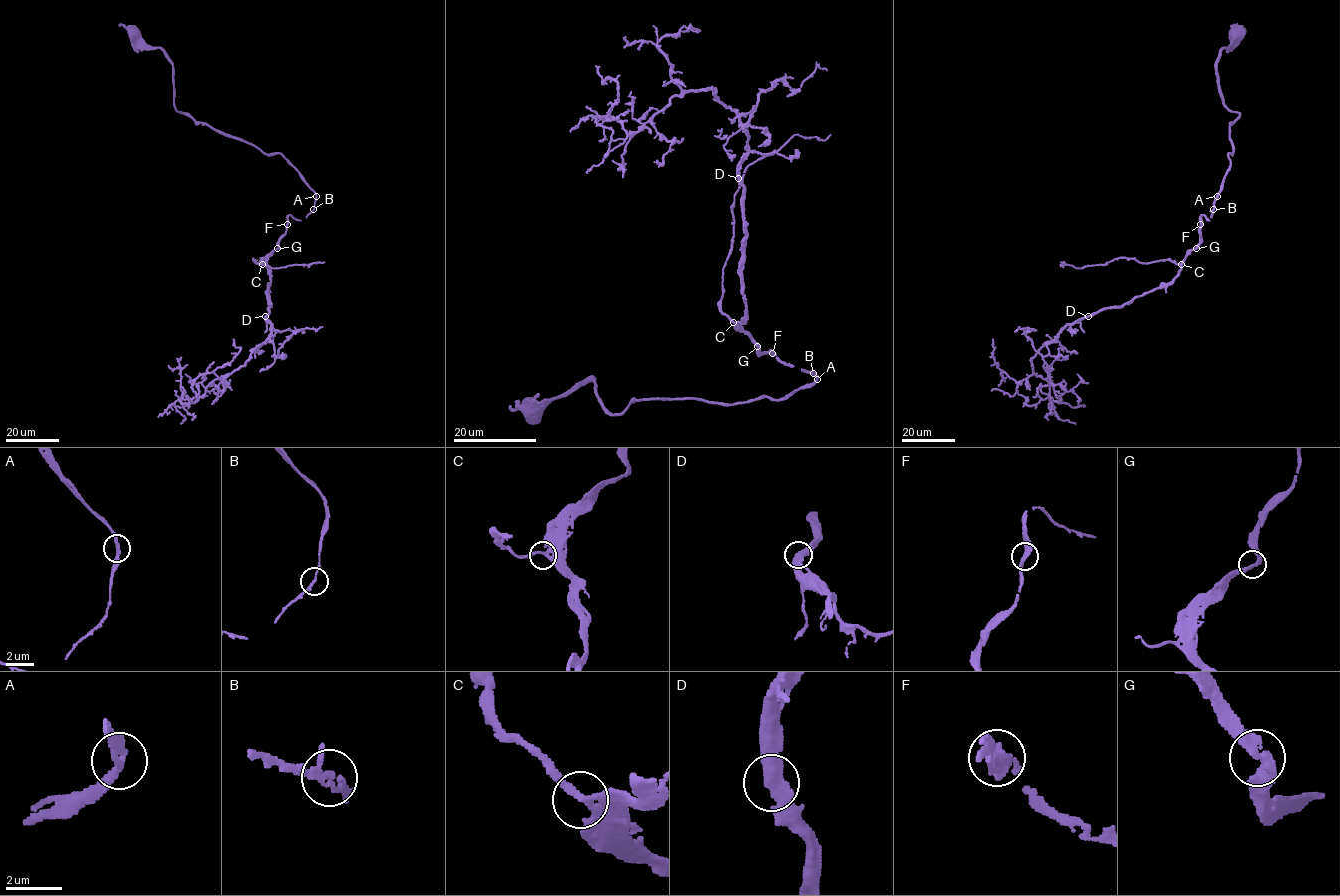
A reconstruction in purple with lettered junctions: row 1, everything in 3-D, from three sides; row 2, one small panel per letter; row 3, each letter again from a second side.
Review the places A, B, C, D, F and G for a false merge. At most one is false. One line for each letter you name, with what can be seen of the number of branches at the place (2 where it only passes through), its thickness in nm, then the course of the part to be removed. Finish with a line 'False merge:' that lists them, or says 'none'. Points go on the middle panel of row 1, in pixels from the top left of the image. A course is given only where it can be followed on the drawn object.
False merge: none

